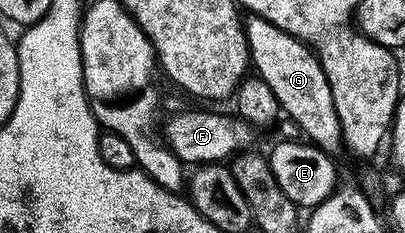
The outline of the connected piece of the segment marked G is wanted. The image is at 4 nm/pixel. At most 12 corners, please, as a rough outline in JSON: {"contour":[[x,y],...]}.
{"contour":[[245,18],[251,66],[307,142],[344,138],[313,48]]}

